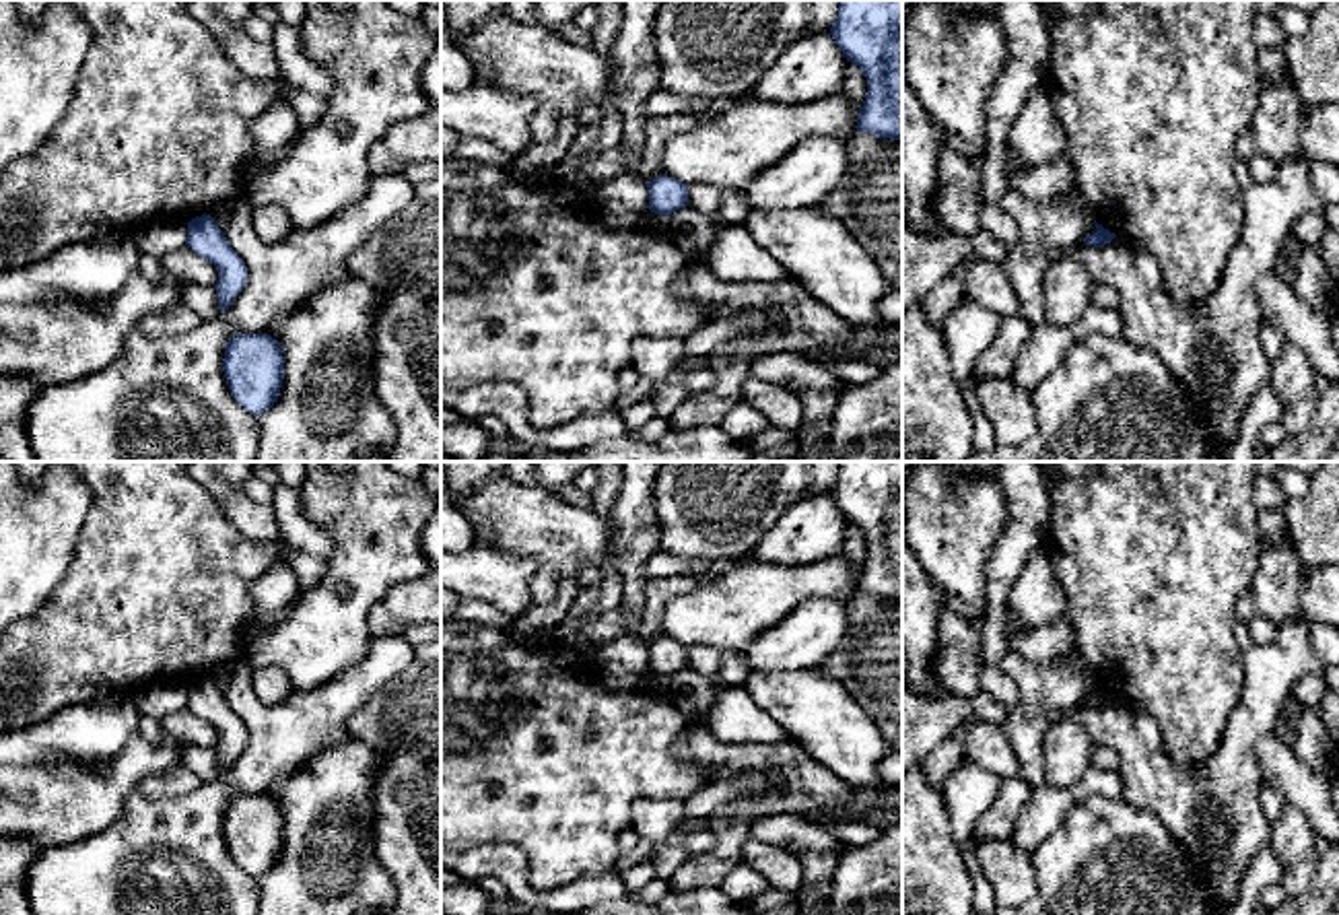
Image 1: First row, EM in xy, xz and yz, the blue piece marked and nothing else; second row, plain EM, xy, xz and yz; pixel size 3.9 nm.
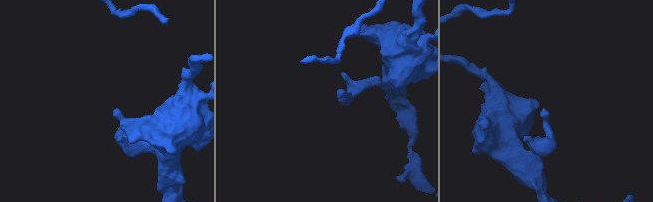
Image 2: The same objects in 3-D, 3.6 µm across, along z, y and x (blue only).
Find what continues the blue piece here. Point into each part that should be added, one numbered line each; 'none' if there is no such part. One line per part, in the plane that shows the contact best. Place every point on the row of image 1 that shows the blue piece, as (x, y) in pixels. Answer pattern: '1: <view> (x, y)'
none

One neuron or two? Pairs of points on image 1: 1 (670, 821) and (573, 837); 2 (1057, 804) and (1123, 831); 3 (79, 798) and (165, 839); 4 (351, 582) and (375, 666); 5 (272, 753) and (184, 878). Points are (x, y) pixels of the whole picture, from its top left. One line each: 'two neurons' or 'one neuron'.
1: two neurons
2: two neurons
3: two neurons
4: two neurons
5: one neuron

